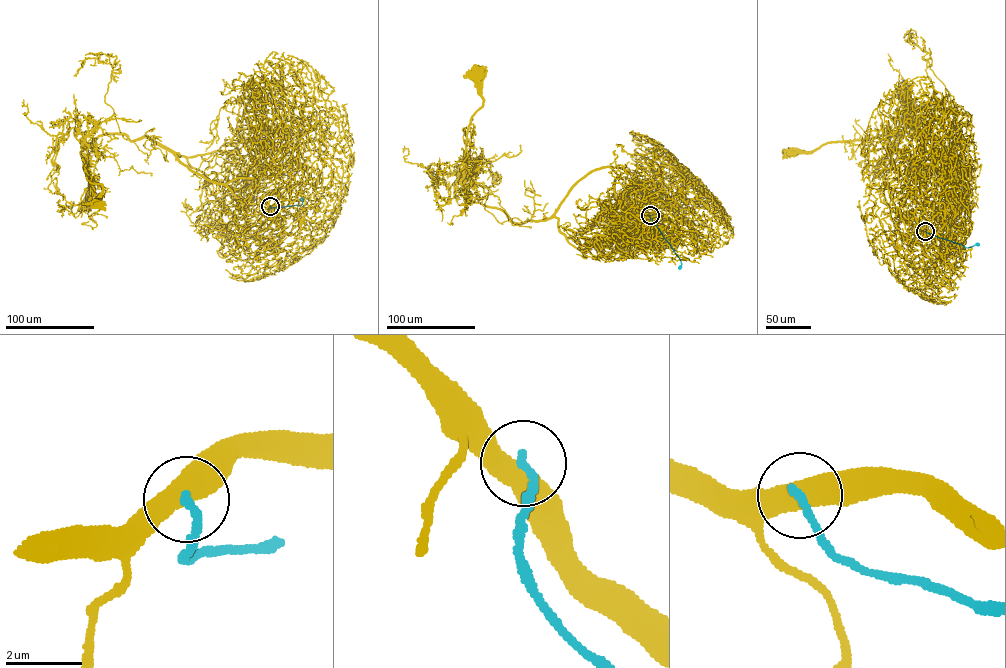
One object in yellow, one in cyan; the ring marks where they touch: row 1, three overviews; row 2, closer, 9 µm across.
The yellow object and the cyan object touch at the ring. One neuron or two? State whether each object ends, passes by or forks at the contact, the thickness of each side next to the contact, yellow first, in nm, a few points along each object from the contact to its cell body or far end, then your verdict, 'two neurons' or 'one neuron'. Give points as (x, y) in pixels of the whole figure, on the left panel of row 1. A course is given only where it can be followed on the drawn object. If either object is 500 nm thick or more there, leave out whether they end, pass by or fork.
550 nm thick on the yellow side, 240 nm on the other; yellow runs (270, 206), (245, 203), (146, 138), (115, 133), (100, 135), (81, 153), (87, 180), (102, 185), (98, 203); cyan runs (270, 206), (300, 205), (301, 199); two neurons

